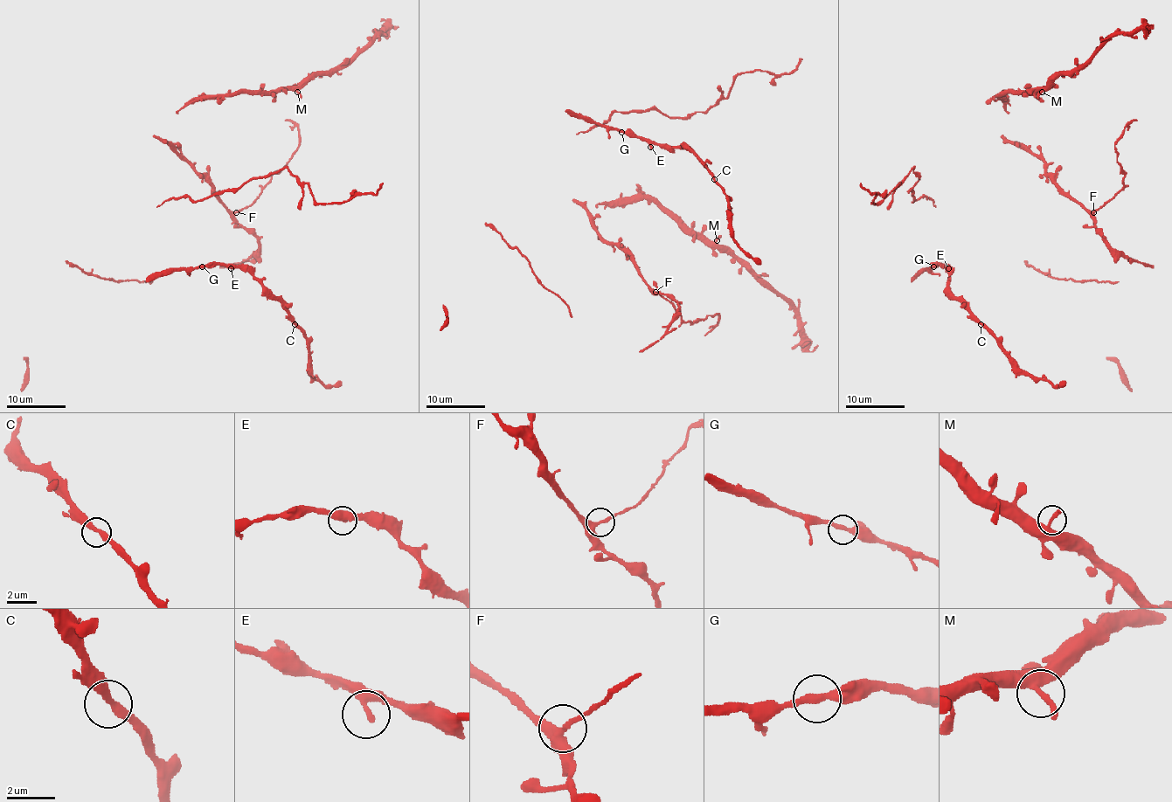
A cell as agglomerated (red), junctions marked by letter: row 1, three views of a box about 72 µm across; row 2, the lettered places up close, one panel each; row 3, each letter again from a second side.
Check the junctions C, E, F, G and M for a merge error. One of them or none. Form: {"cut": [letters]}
{"cut": ["F"]}

